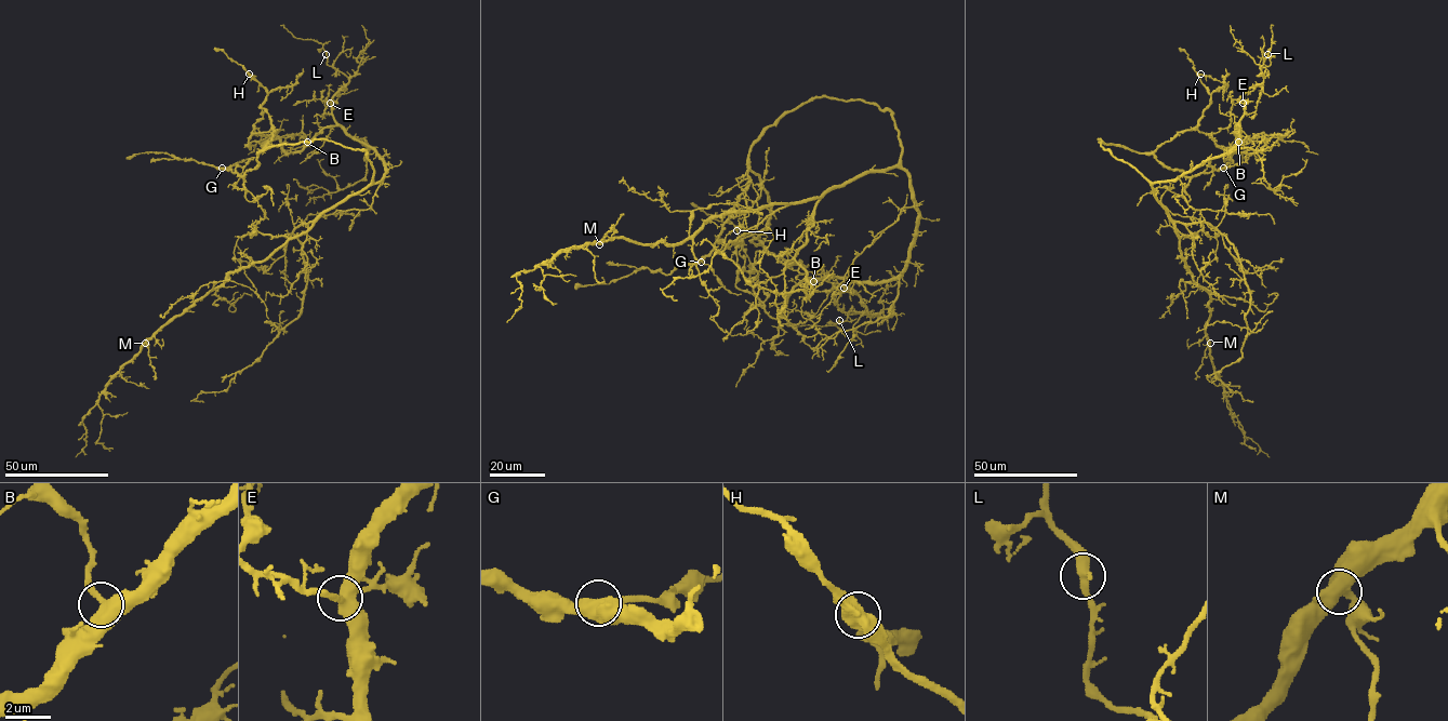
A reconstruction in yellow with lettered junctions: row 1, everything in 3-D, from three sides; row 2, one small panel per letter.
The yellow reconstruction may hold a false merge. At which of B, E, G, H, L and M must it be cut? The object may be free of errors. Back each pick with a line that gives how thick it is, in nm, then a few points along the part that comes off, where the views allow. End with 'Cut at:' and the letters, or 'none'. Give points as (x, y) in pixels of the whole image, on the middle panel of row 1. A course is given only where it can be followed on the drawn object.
Cut at: none

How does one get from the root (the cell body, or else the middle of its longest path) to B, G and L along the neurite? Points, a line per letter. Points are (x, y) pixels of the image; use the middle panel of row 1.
B: (866, 174), (895, 167), (907, 174), (918, 212), (917, 236), (907, 263), (886, 281), (820, 277), (813, 281)
G: (866, 174), (899, 162), (892, 114), (860, 99), (811, 97), (754, 144), (747, 186), (701, 262)
L: (866, 174), (906, 172), (917, 236), (895, 277), (846, 289), (868, 315), (850, 311), (839, 320)

